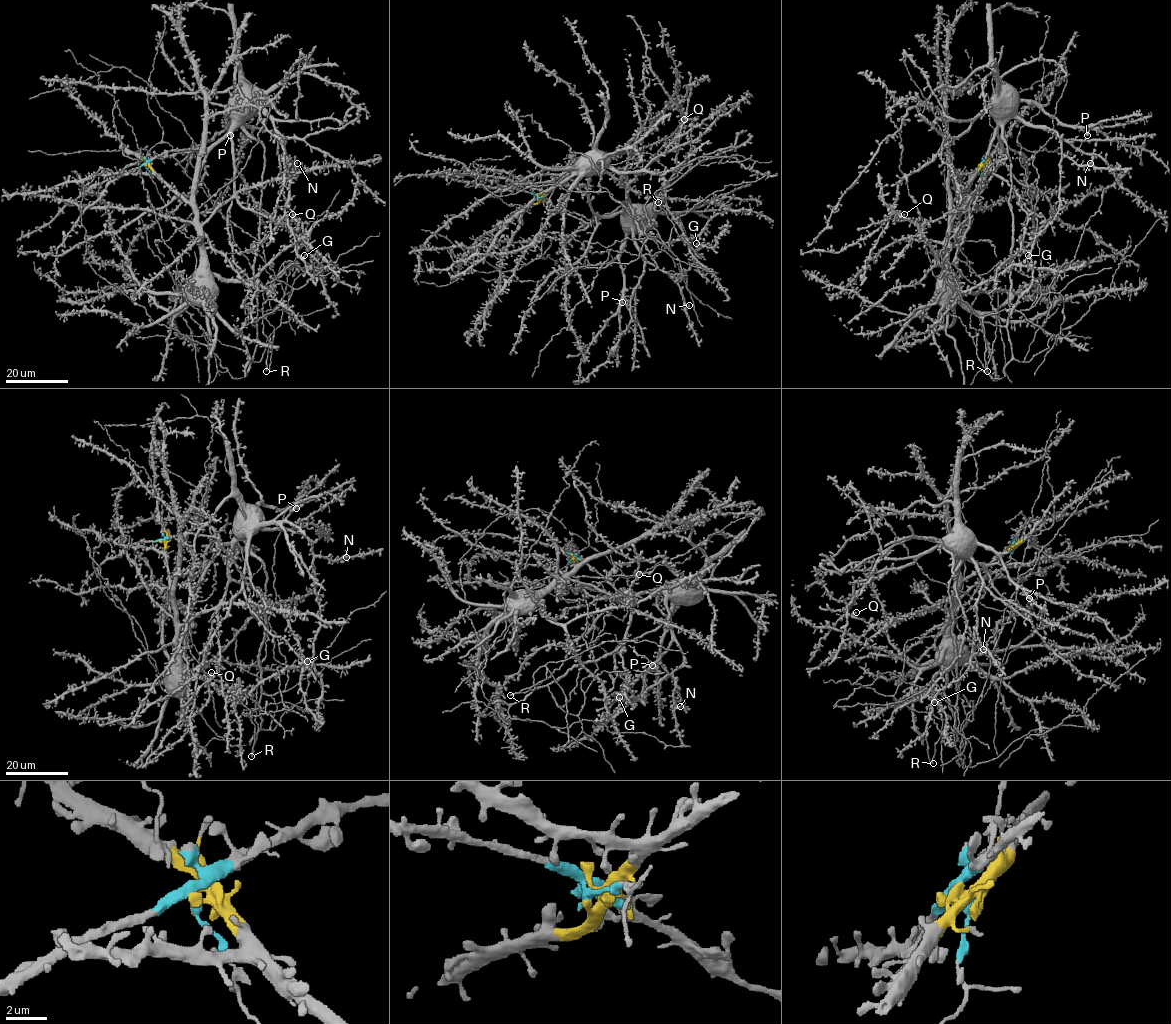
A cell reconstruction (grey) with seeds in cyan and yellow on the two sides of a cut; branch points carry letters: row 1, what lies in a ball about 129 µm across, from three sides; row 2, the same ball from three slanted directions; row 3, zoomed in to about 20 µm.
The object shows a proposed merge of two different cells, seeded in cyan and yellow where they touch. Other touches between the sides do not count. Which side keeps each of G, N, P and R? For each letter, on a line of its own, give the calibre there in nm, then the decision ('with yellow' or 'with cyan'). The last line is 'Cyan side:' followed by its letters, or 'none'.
G: 300 nm thick; with cyan
N: 300 nm thick; with cyan
P: 600 nm thick; with cyan
R: 150 nm thick; with cyan
Cyan side: G, N, P, R

